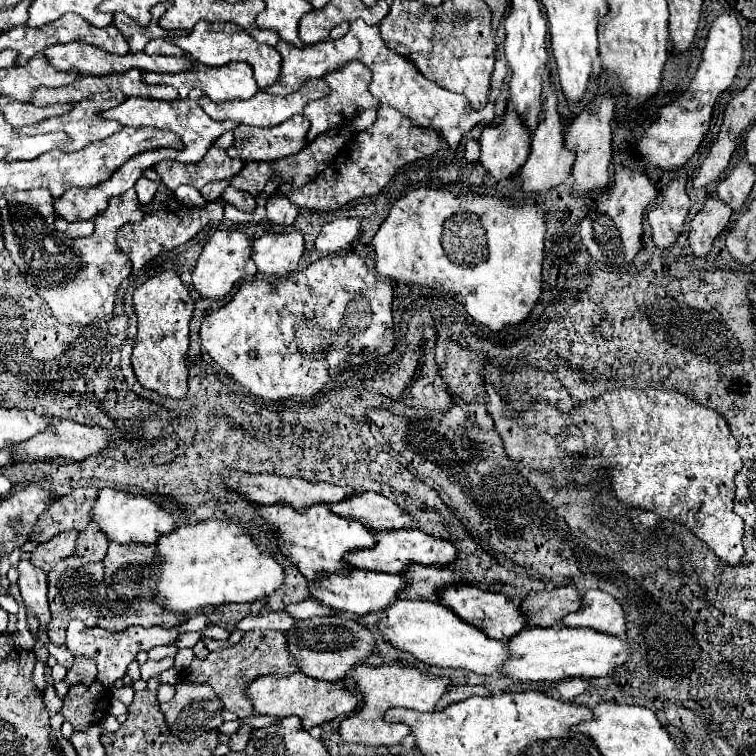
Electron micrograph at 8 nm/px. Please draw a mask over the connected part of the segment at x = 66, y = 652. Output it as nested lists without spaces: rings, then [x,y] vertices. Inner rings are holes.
[[[49,642],[47,650],[49,654],[54,656],[57,662],[66,669],[70,669],[73,665],[74,655],[72,655],[71,651],[66,646],[56,646]]]

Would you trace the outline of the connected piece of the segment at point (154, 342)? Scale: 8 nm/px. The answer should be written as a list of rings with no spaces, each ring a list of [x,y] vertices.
[[[162,271],[144,283],[144,315],[138,315],[138,333],[134,341],[134,349],[130,355],[132,371],[138,383],[144,389],[154,389],[160,397],[186,397],[188,395],[188,369],[186,369],[186,351],[188,351],[188,323],[192,319],[194,299],[190,295],[188,285],[180,281],[180,275],[174,271]]]

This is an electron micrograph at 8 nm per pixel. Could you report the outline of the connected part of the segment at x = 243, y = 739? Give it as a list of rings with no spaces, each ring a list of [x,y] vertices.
[[[242,725],[242,727],[230,737],[230,747],[232,747],[232,751],[244,751],[244,749],[246,749],[246,743],[248,743],[250,737],[252,737],[252,733],[254,733],[254,727]]]

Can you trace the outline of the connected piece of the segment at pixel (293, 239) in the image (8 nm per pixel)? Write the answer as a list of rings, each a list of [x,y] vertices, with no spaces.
[[[300,231],[266,233],[252,241],[252,259],[260,273],[284,277],[298,267],[304,253],[304,237]]]

